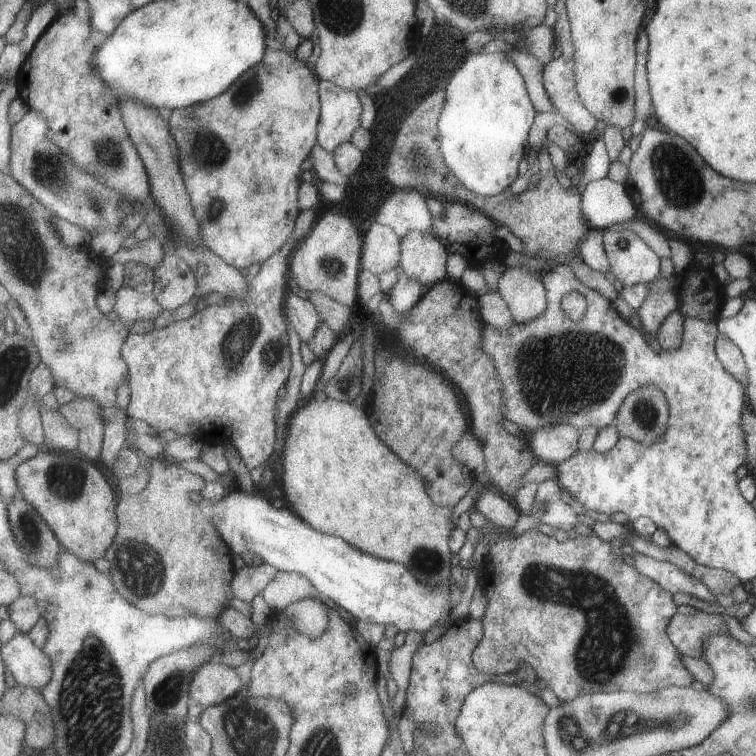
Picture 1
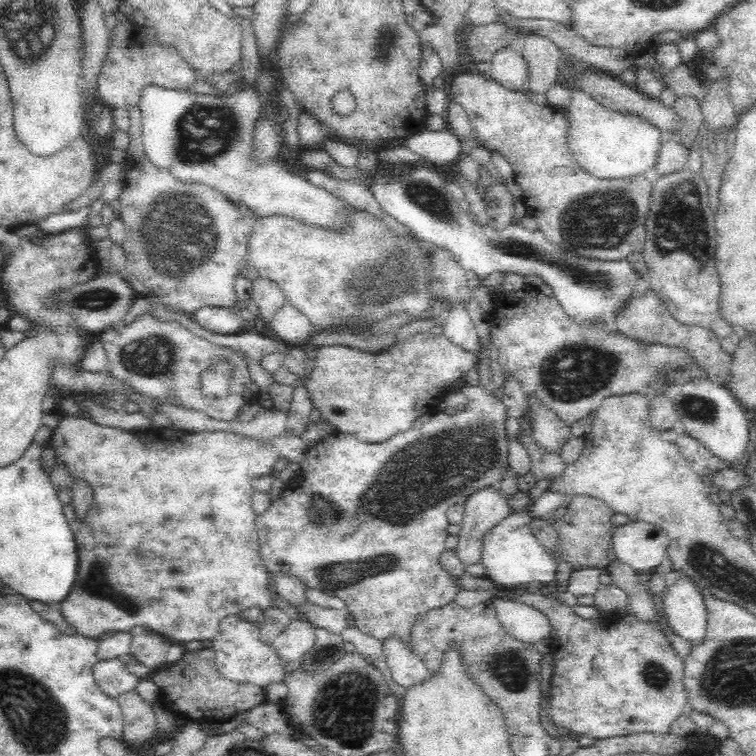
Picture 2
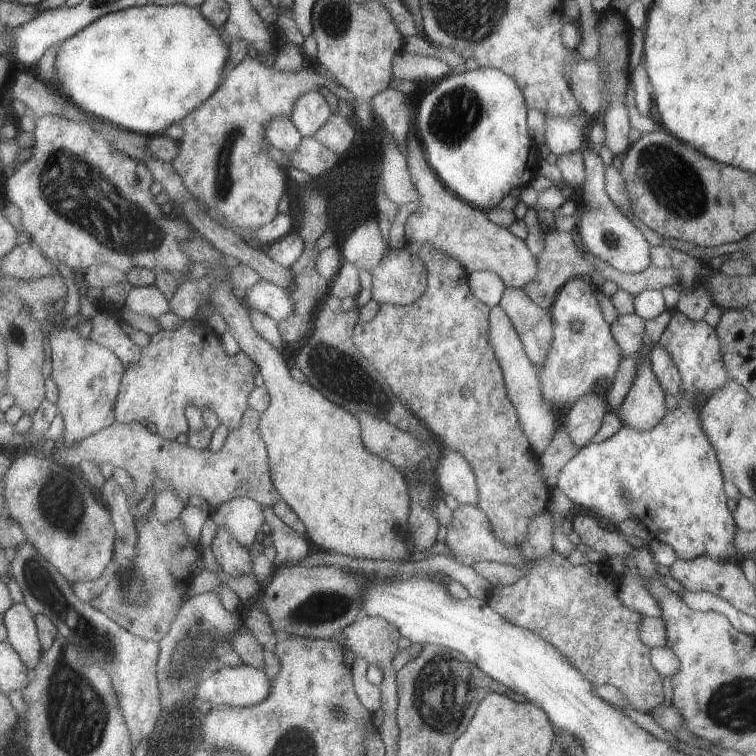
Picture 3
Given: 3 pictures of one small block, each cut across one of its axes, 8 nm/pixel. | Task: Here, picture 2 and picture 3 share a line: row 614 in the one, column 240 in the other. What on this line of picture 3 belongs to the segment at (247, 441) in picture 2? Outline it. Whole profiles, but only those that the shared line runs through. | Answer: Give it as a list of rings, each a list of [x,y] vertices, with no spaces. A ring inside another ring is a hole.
[[[249,52],[245,60],[227,74],[213,98],[181,122],[187,136],[181,140],[181,154],[173,162],[177,172],[183,176],[195,200],[201,200],[209,210],[217,210],[227,218],[225,226],[241,236],[245,230],[253,232],[249,244],[255,248],[263,248],[257,230],[279,216],[279,202],[289,194],[287,170],[267,154],[271,146],[267,140],[267,124],[273,118],[293,118],[297,100],[323,84],[331,84],[331,80],[319,72],[279,72],[275,64],[267,68],[261,56]]]

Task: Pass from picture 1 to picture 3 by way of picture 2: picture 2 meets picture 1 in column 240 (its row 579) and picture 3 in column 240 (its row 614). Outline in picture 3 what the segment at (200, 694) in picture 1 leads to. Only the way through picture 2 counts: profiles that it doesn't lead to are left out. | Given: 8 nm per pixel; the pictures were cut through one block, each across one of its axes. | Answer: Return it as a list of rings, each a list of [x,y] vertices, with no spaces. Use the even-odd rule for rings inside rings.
[[[253,666],[219,668],[207,674],[199,686],[197,700],[209,702],[213,706],[233,708],[253,708],[263,704],[273,694],[273,678]]]

